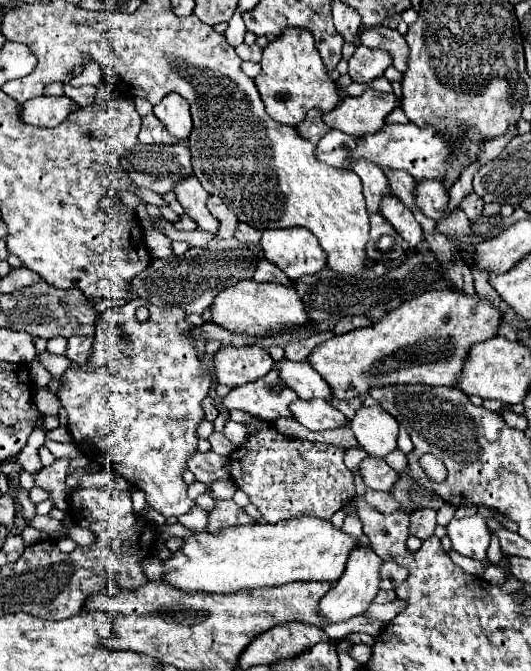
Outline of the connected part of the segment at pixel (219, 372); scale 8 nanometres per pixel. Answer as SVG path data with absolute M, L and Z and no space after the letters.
M262 345L222 347L214 355L214 363L218 383L226 383L232 387L256 381L274 367L274 359Z

